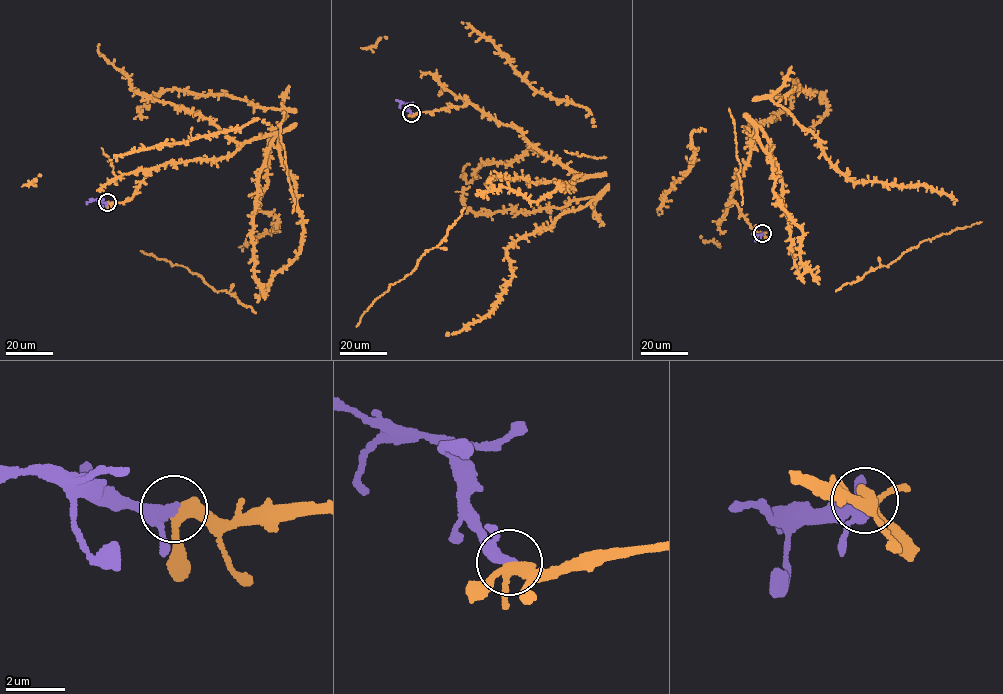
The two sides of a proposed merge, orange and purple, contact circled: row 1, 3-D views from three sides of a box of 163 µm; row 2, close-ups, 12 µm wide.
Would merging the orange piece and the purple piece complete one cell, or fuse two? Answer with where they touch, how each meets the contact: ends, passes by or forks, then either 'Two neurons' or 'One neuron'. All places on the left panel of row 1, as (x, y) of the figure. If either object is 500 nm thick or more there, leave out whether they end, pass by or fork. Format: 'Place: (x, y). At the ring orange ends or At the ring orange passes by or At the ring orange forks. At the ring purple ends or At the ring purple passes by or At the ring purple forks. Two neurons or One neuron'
Place: (107, 202). At the ring orange forks. At the ring purple passes by. One neuron

